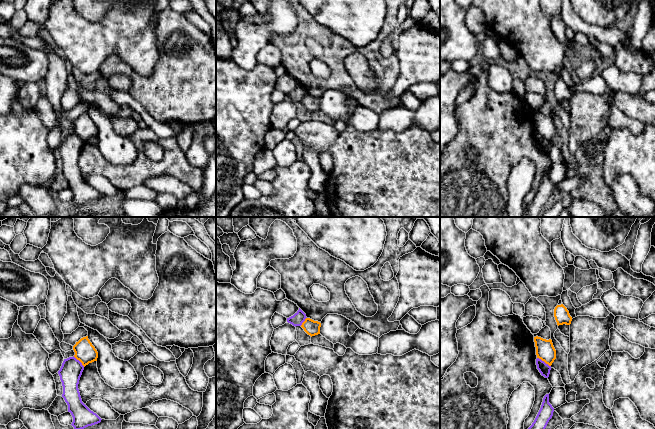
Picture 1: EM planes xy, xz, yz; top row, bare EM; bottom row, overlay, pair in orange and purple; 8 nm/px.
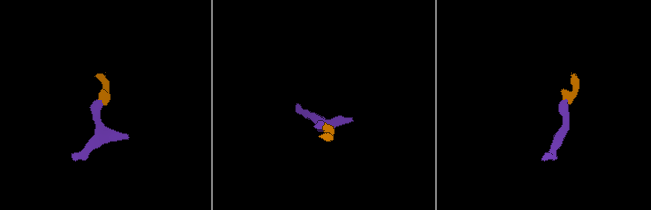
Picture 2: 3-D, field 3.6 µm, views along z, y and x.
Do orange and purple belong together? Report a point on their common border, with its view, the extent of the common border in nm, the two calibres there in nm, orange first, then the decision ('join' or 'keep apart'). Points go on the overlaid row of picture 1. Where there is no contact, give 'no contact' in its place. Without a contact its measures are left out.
yz (544, 361) | 130 nm | 150/90 nm | keep apart

